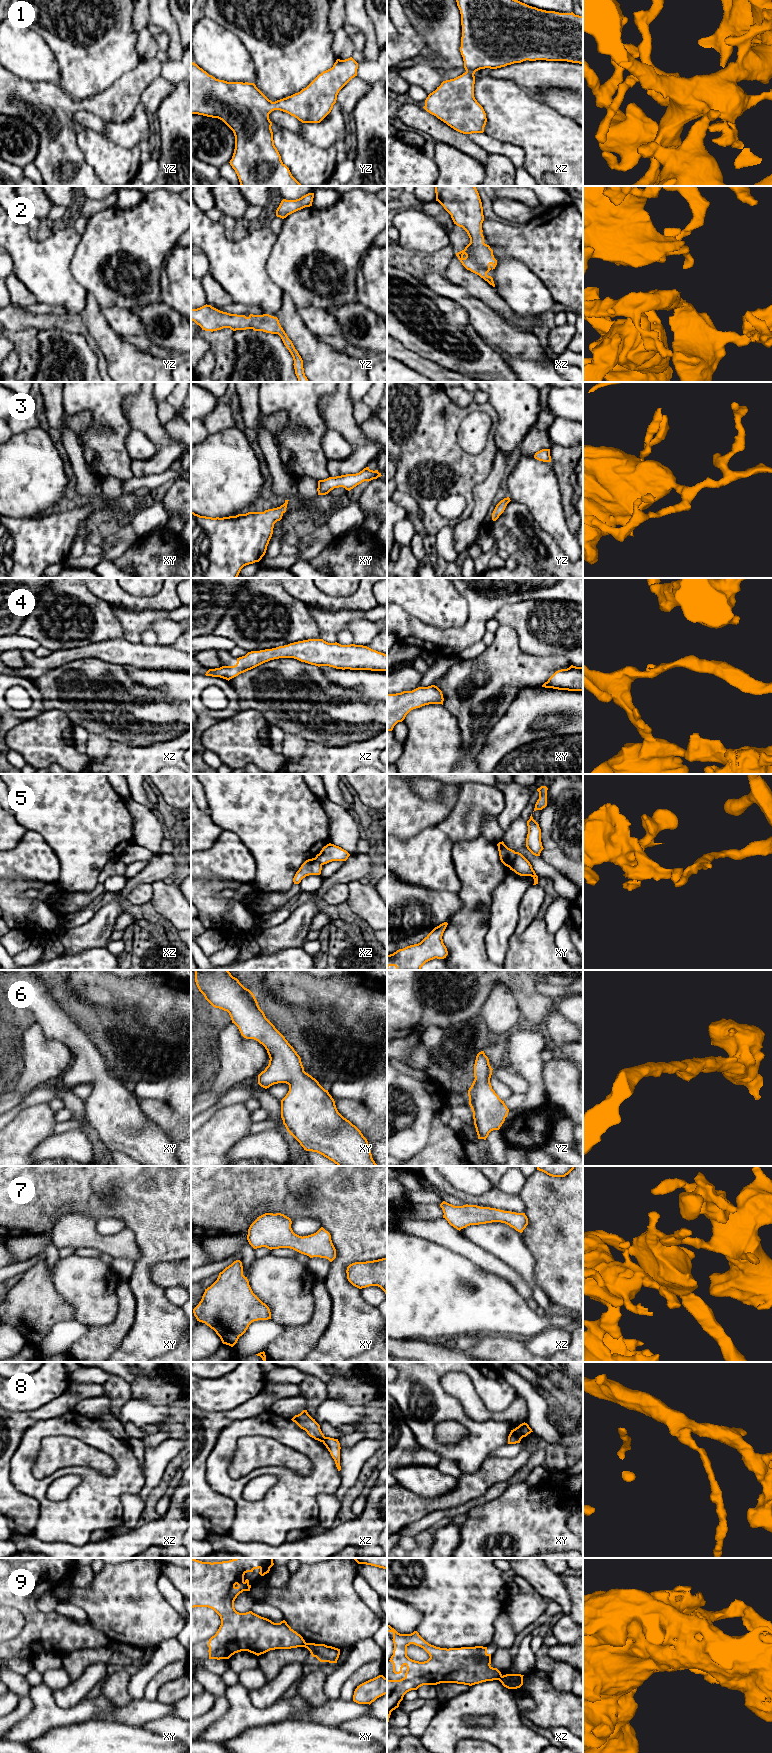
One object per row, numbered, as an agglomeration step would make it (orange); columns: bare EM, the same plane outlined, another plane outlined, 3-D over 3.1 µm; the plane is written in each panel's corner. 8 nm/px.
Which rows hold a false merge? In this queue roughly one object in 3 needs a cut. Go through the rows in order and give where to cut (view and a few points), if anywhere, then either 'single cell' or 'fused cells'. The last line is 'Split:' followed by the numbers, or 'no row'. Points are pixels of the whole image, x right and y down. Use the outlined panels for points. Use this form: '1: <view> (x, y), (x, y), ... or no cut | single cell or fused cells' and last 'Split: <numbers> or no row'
1: no cut | single cell
2: no cut | single cell
3: no cut | single cell
4: no cut | single cell
5: xy (516, 852), (515, 859), (509, 867) | fused cells
6: no cut | single cell
7: no cut | single cell
8: xy (517, 1427), (522, 1437) | fused cells
9: xz (501, 1675), (498, 1679) | fused cells
Split: 5, 8, 9

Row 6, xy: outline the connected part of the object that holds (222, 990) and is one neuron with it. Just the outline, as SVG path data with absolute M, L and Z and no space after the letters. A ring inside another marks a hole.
M195 970L195 982L213 1007L229 1013L232 1023L238 1027L244 1038L258 1041L267 1050L269 1064L258 1075L258 1084L265 1089L278 1083L289 1085L288 1093L281 1100L281 1118L287 1131L304 1150L317 1152L338 1166L378 1166L372 1158L367 1139L338 1112L328 1090L304 1071L300 1056L266 1018L254 994L228 970Z

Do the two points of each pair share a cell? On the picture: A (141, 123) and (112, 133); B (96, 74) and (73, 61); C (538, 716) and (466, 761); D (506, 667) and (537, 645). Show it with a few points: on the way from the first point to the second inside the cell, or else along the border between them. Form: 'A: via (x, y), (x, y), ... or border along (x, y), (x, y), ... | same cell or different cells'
A: via (134, 130), (130, 133), (119, 133) | same cell
B: via (90, 68), (83, 61), (79, 61) | same cell
C: border along (488, 731), (477, 763) | different cells
D: border along (516, 631), (519, 646), (523, 650), (550, 656) | different cells

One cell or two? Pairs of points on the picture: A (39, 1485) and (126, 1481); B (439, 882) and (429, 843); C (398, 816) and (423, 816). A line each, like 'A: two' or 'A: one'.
A: one
B: one
C: one

